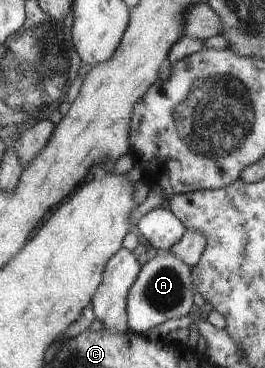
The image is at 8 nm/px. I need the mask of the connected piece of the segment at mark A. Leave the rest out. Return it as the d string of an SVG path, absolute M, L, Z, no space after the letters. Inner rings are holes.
M169 250L159 252L152 260L144 263L130 287L126 301L128 330L143 334L148 328L158 326L170 318L182 318L189 314L194 306L192 297L196 293L191 268Z

